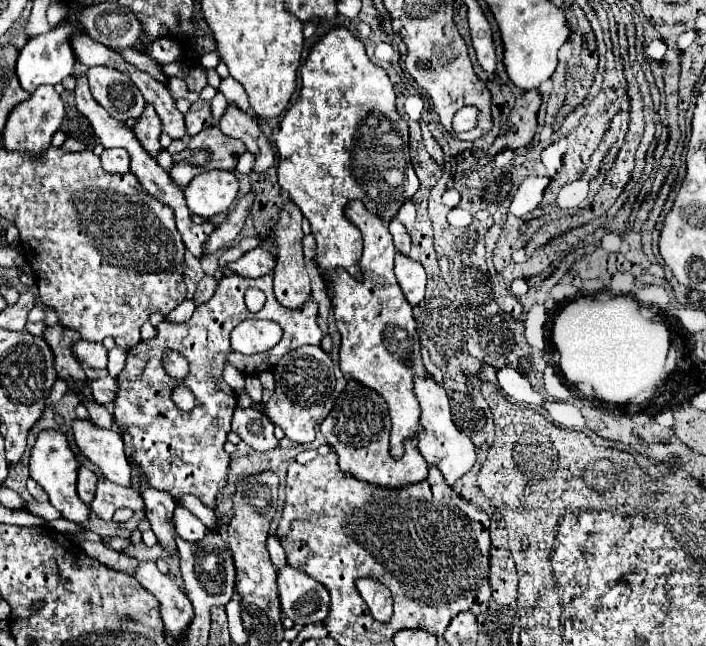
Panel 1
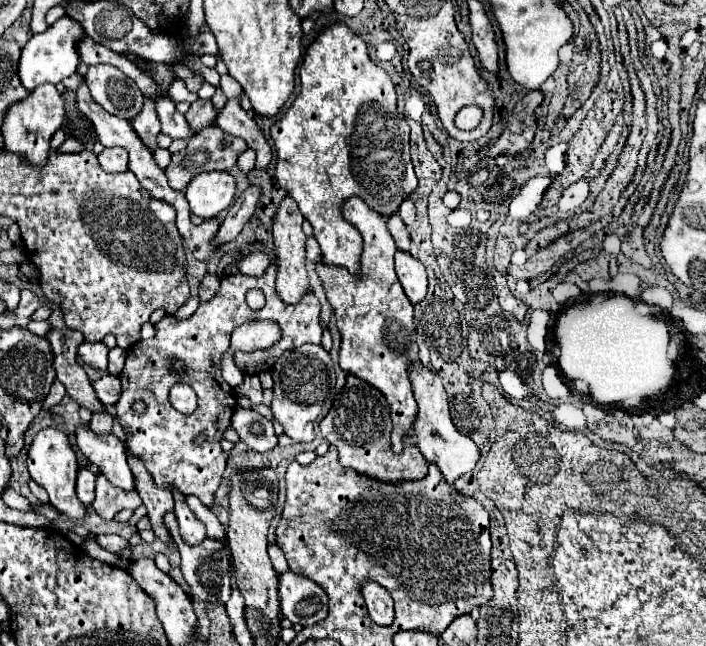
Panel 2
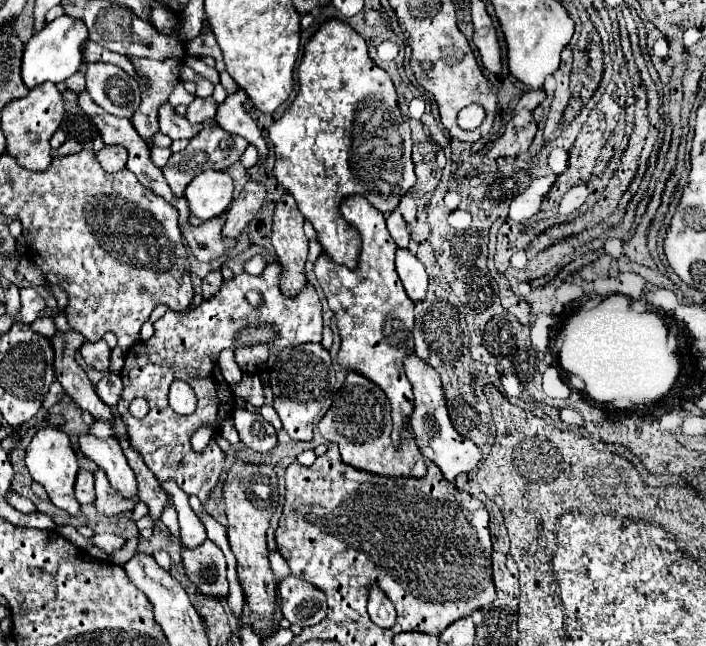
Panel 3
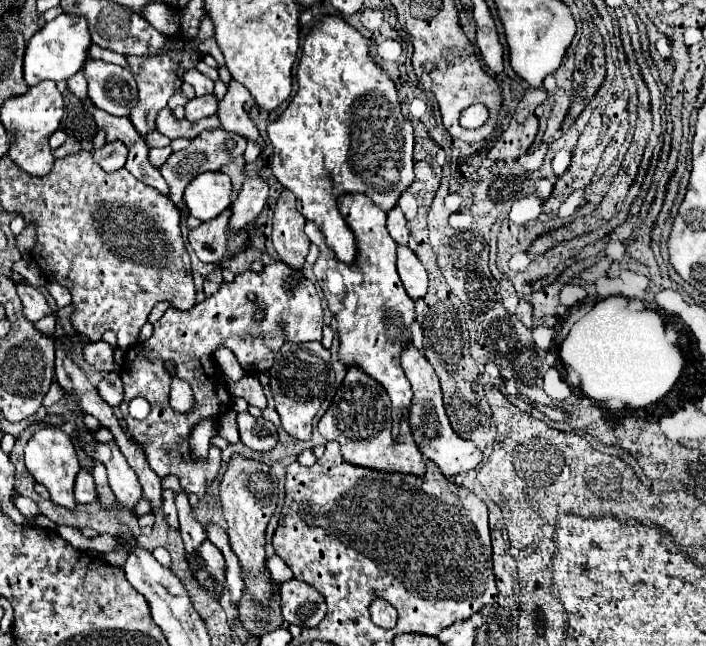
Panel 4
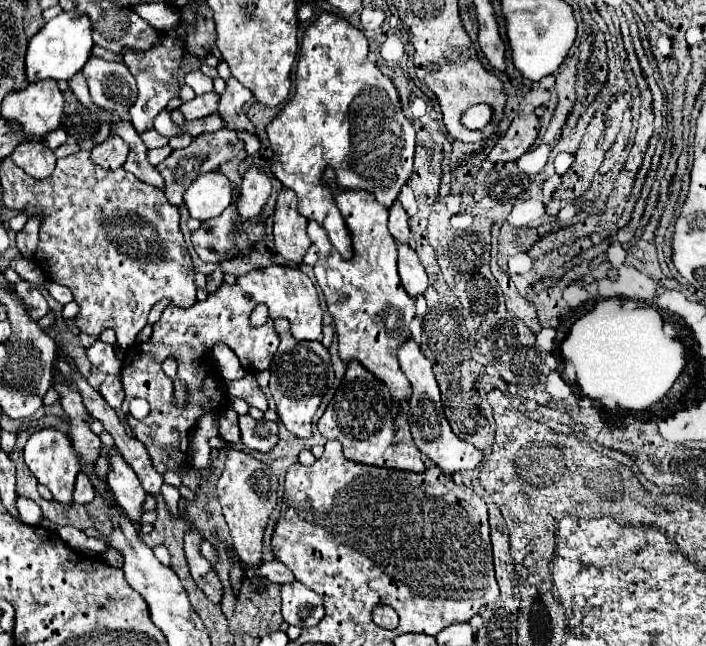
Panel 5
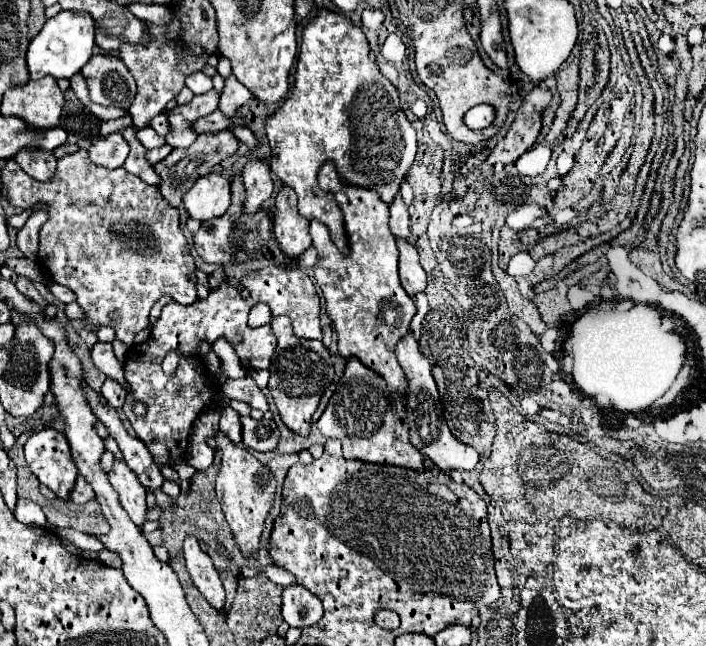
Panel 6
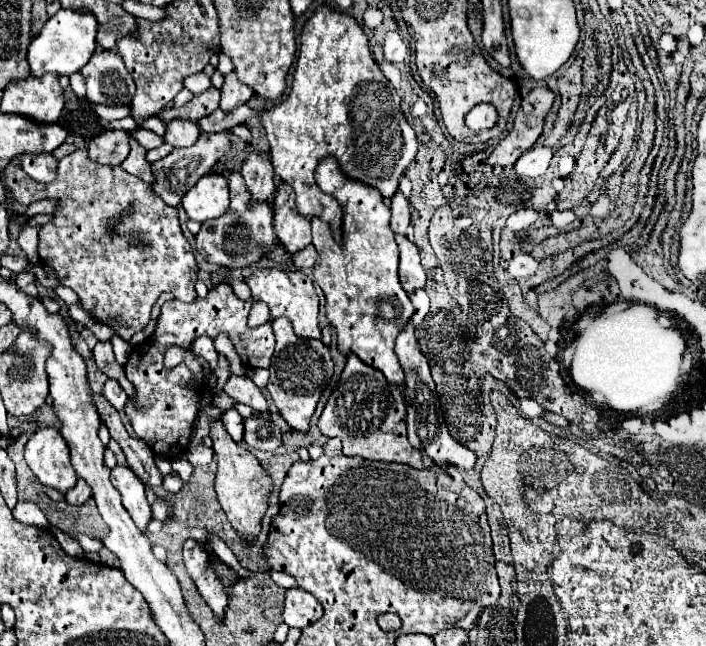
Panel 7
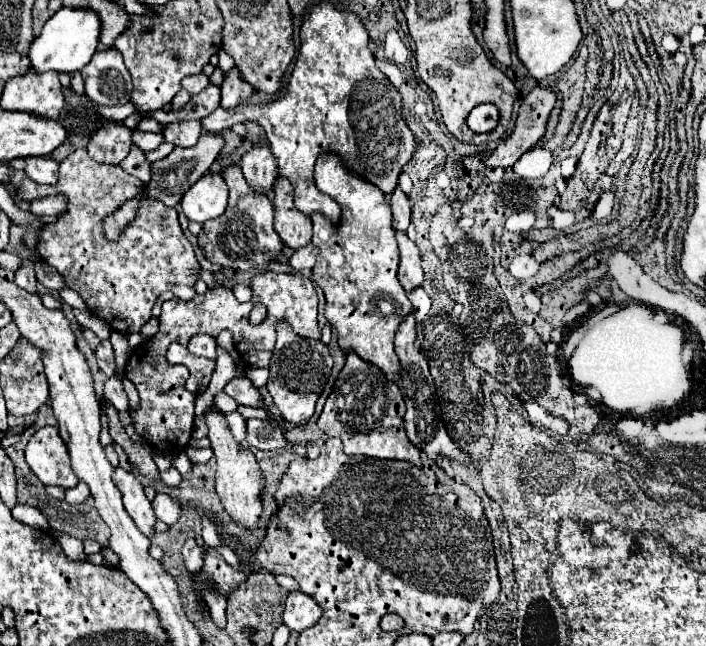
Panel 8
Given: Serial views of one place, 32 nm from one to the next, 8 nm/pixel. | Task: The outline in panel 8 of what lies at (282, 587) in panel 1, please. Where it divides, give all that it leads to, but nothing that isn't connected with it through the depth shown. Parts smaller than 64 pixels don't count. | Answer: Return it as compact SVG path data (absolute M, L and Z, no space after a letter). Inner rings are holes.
M292 590L286 598L286 608L284 608L284 624L290 630L304 630L310 628L318 622L322 616L322 608L316 604L316 600L302 590Z

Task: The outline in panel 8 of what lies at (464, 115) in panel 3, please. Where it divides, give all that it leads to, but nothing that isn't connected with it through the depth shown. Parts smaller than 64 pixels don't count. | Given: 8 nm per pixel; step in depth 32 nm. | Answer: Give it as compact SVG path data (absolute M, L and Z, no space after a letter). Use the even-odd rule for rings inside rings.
M482 104L474 108L468 114L466 124L472 132L490 132L498 124L498 108L494 108L494 104Z

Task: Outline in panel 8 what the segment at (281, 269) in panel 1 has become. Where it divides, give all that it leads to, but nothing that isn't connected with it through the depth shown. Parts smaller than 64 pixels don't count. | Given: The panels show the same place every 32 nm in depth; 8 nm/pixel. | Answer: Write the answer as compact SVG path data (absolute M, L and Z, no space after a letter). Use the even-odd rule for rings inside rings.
M278 178L274 184L274 230L284 246L298 250L312 240L312 222L294 206L294 188L288 180Z

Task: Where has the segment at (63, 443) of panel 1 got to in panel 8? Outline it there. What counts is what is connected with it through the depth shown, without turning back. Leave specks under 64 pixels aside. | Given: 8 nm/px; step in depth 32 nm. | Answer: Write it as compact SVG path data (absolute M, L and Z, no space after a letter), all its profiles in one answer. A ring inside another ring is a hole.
M40 428L26 444L26 462L32 472L46 486L60 486L64 490L78 484L78 476L70 466L70 456L58 428Z

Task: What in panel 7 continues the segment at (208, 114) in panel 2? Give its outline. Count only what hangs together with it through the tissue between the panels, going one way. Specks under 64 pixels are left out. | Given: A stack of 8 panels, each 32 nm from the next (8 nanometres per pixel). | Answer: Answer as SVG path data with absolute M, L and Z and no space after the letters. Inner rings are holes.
M212 86L210 90L194 96L188 104L180 106L180 108L170 108L172 114L166 114L166 110L162 110L162 112L159 112L156 116L162 118L162 120L166 120L166 122L172 120L172 118L176 118L176 116L196 122L196 120L212 114L212 112L218 108L218 102L220 102L220 90L216 90L216 88Z

